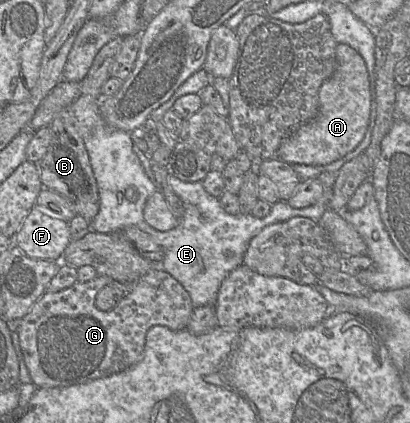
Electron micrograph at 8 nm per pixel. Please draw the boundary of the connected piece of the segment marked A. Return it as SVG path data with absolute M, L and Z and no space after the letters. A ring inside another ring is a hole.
M348 44L336 46L336 68L319 89L319 113L283 141L277 157L289 164L322 165L343 158L364 137L370 118L369 74L363 57Z

